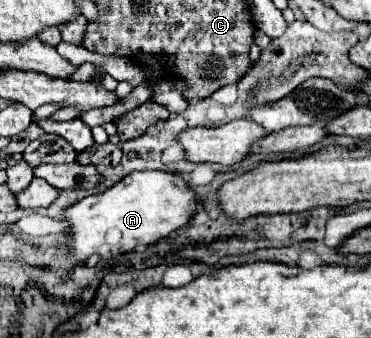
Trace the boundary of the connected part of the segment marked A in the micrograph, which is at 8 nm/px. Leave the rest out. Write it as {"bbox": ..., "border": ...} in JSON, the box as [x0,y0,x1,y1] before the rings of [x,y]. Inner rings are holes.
{"bbox":[63,171,195,265],"border":[[[133,171],[105,193],[85,197],[63,211],[63,221],[69,223],[69,249],[65,253],[75,265],[79,265],[91,255],[99,255],[99,259],[107,261],[133,251],[137,245],[151,245],[159,237],[167,237],[185,227],[195,205],[195,193],[179,175],[167,171]]]}

